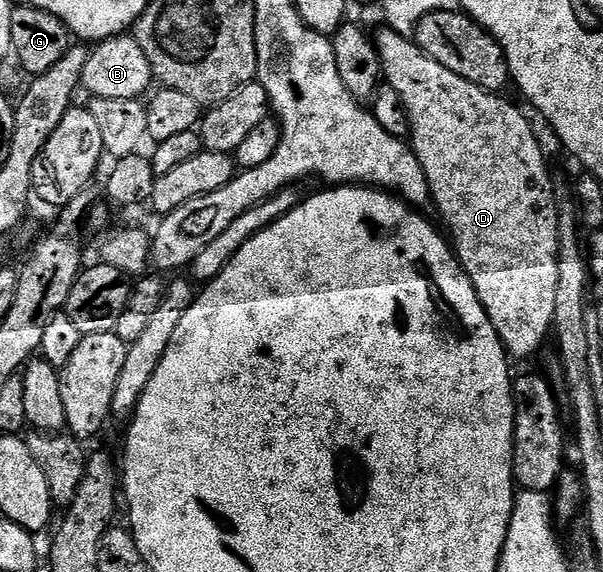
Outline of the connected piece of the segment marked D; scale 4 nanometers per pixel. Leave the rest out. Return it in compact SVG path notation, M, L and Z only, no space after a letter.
M387 26L381 27L381 32L374 36L374 45L377 55L380 56L380 70L383 79L402 98L404 109L408 115L410 125L410 143L413 152L416 153L418 162L422 162L422 170L428 179L428 190L431 203L436 204L442 219L448 223L446 227L450 243L455 251L456 259L460 261L460 267L470 278L498 338L504 344L504 351L508 353L513 361L528 360L544 344L544 339L549 339L552 331L552 319L554 318L554 297L558 291L558 262L557 254L560 250L560 235L558 229L558 208L552 205L552 180L548 177L548 168L544 165L544 152L540 149L540 144L536 141L536 136L532 133L532 124L515 108L512 104L507 104L500 94L483 92L474 82L466 82L454 70L446 70L434 58L426 55L415 39L400 36L394 29Z

